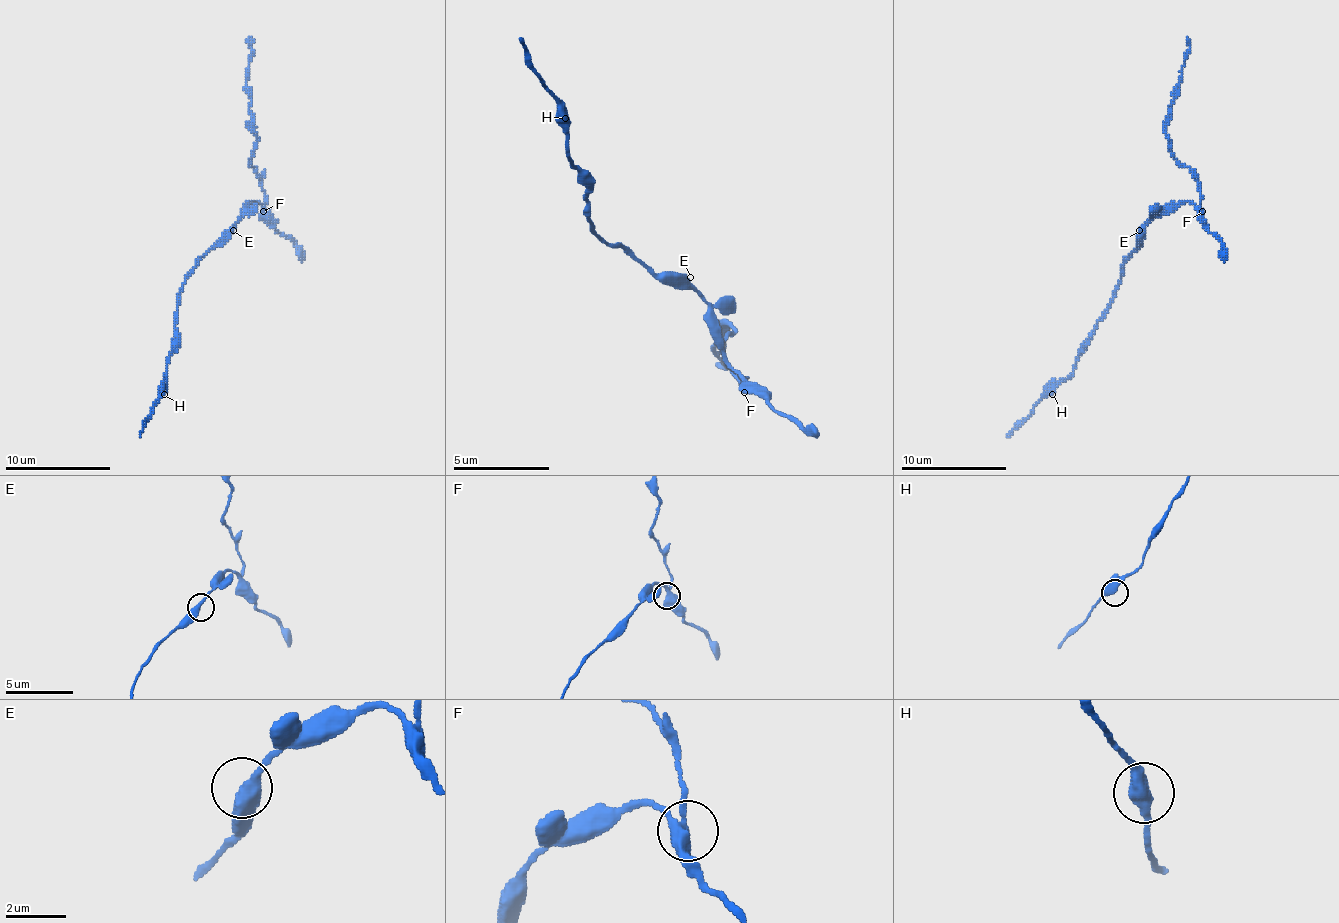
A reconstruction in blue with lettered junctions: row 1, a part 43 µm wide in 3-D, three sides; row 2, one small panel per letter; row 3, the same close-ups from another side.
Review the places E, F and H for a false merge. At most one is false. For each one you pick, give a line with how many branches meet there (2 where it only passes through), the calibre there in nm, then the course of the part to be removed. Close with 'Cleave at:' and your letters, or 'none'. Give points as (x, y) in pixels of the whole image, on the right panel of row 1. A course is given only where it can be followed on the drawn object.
F: 3 branches meet; 400 nm thick; foreign part runs (1203, 212), (1198, 177), (1174, 156), (1166, 132), (1174, 90), (1179, 85), (1190, 47), (1187, 37)
Cleave at: F

